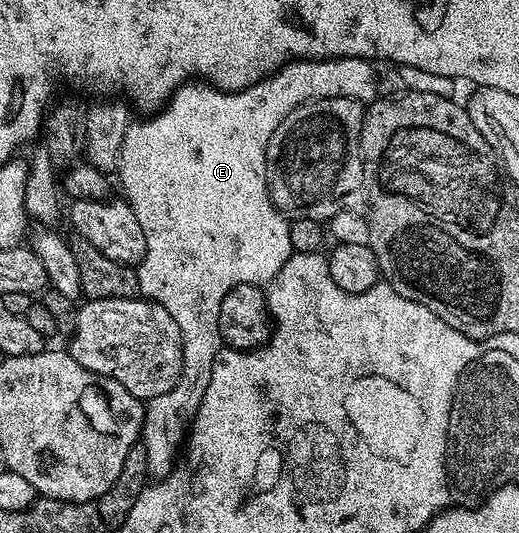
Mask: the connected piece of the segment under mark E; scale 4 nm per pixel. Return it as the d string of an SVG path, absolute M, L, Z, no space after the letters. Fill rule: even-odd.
M341 56L337 60L295 60L285 65L284 68L273 73L272 76L266 76L257 84L252 84L249 88L244 88L238 92L222 92L221 89L213 87L208 82L186 82L174 92L169 103L164 105L160 110L146 115L145 120L134 119L127 130L127 138L123 138L123 150L119 158L119 166L116 175L121 176L121 188L123 198L131 206L135 218L139 218L139 227L143 230L143 238L147 238L147 250L140 264L136 265L137 270L137 287L142 297L154 300L171 318L175 318L175 326L179 326L181 335L181 373L171 386L163 394L151 398L145 404L145 421L141 427L141 440L147 450L147 466L149 467L149 476L160 478L166 476L171 471L174 464L179 459L179 449L186 439L187 433L193 423L195 414L200 410L203 402L203 394L207 394L207 386L211 386L211 370L215 366L215 358L223 347L221 331L219 330L219 306L223 306L223 298L227 298L229 291L240 284L255 284L258 286L268 285L269 281L283 270L283 262L292 256L294 251L291 246L291 234L289 233L289 220L282 212L278 212L273 199L269 197L269 183L265 177L267 170L267 146L271 142L271 134L301 104L308 104L311 100L326 100L327 98L351 98L357 100L366 106L378 99L378 73L373 73L374 65L368 60L360 60L354 56ZM205 260L237 260L237 276L181 276L181 272L205 272Z

